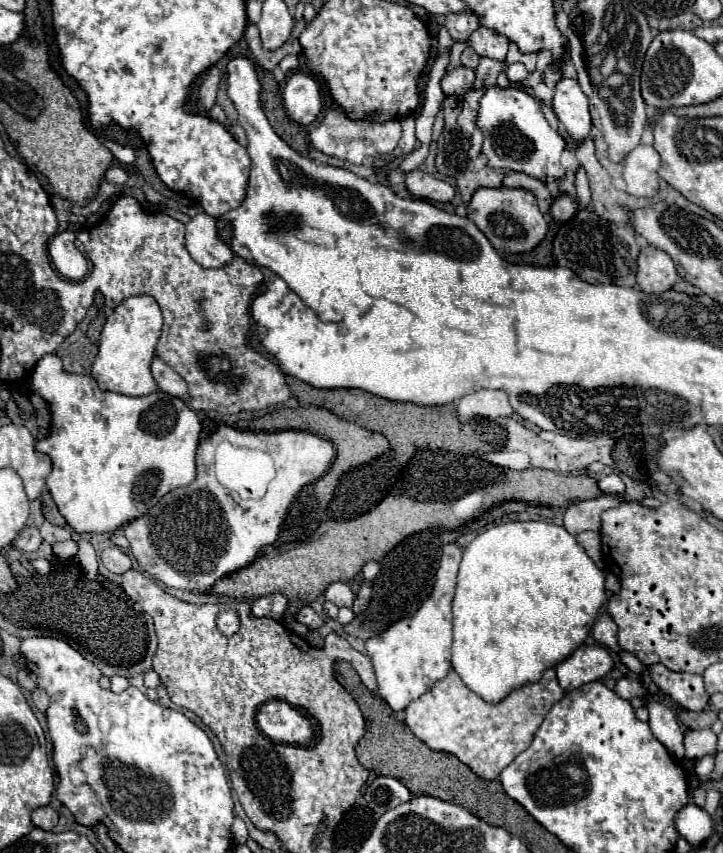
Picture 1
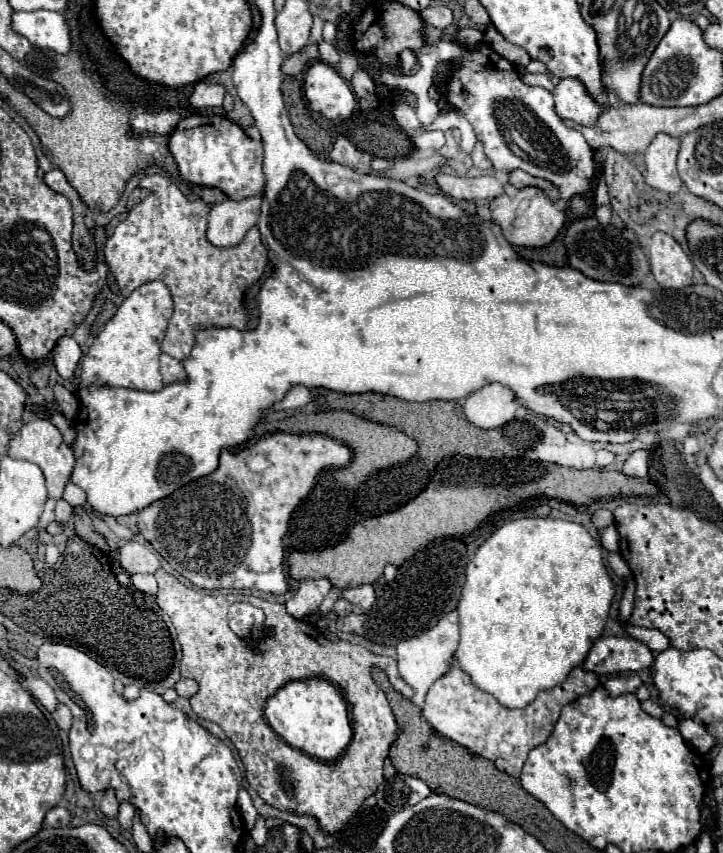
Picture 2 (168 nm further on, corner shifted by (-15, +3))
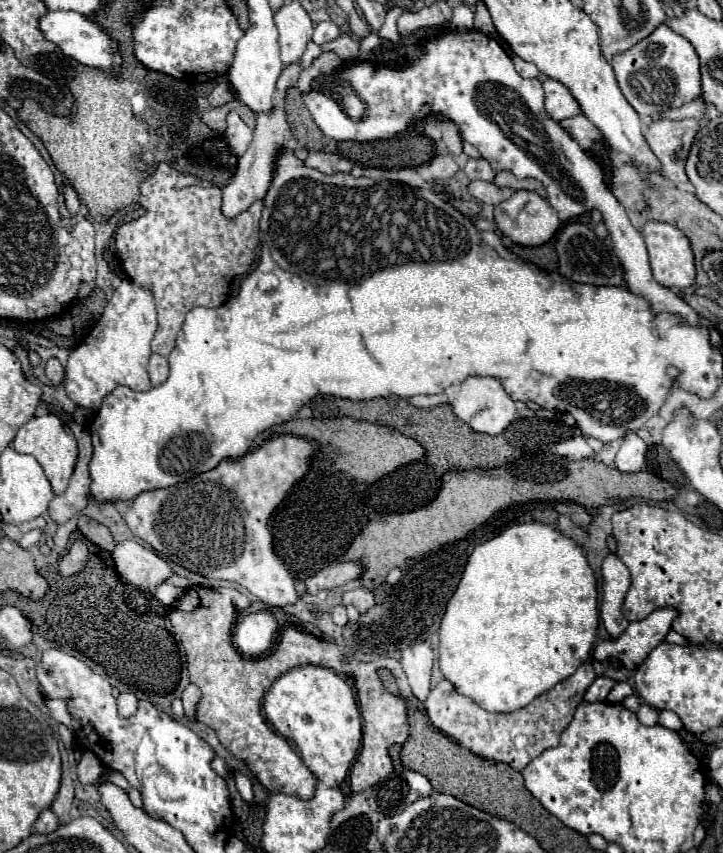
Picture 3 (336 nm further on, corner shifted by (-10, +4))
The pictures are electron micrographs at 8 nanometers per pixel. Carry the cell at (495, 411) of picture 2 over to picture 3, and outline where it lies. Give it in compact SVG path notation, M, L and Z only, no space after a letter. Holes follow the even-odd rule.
M469 377L459 385L459 393L451 403L453 413L465 421L471 429L487 435L499 435L511 421L521 419L516 415L516 406L513 399L505 393L501 383L493 377Z

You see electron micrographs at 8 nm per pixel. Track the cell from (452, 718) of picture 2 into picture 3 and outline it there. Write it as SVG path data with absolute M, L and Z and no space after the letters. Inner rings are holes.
M587 661L571 677L557 683L547 693L541 693L527 707L513 713L489 713L481 709L475 701L471 701L471 697L463 697L461 693L457 693L447 679L441 679L425 699L425 709L431 723L439 731L455 739L471 753L483 759L507 763L515 771L521 771L541 751L559 745L559 735L571 723L577 705L583 701L585 691L593 681L595 681L595 671L593 665Z

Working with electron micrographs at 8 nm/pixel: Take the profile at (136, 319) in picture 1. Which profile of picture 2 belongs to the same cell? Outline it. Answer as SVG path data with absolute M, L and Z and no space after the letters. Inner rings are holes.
M146 282L138 286L106 322L104 330L94 338L88 354L80 362L80 388L86 386L122 386L132 390L162 390L160 378L160 344L172 316L174 304L170 290L162 282Z

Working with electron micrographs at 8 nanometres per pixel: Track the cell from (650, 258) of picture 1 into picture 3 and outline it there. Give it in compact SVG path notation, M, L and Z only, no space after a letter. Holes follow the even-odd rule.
M649 221L643 227L643 241L649 251L649 261L651 261L651 271L653 277L659 285L670 290L685 289L695 283L695 265L693 265L693 253L689 239L673 225L669 223L659 223L659 221Z

